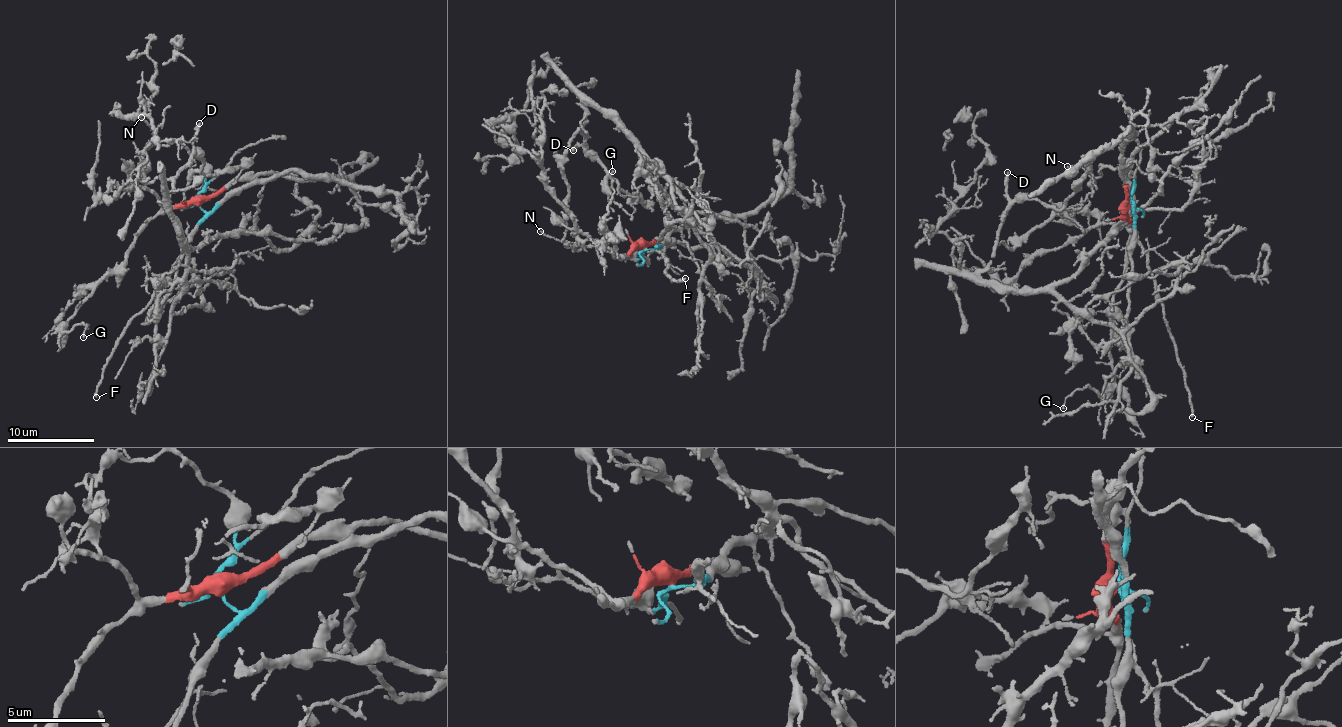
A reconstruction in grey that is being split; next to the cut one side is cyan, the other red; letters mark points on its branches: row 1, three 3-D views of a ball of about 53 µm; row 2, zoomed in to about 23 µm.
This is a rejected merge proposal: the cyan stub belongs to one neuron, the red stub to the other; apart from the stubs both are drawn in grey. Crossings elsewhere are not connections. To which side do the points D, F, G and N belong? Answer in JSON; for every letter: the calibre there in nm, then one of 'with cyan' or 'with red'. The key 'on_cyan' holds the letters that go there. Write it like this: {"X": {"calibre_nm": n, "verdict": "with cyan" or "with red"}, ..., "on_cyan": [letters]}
{"D": {"calibre_nm": 280, "verdict": "with red"}, "F": {"calibre_nm": 190, "verdict": "with cyan"}, "G": {"calibre_nm": 90, "verdict": "with red"}, "N": {"calibre_nm": 130, "verdict": "with cyan"}, "on_cyan": ["F", "N"]}

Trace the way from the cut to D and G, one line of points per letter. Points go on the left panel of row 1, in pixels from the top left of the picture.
D: (200, 201), (161, 205), (142, 175), (149, 163), (148, 180), (175, 175), (192, 153), (200, 122)
G: (200, 201), (166, 208), (146, 225), (119, 267), (64, 330), (83, 322), (87, 325), (83, 336)

